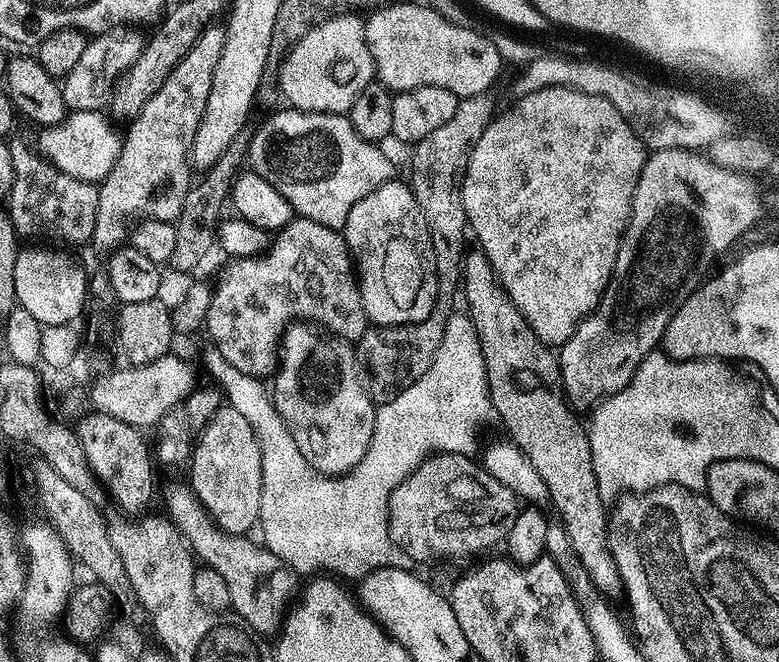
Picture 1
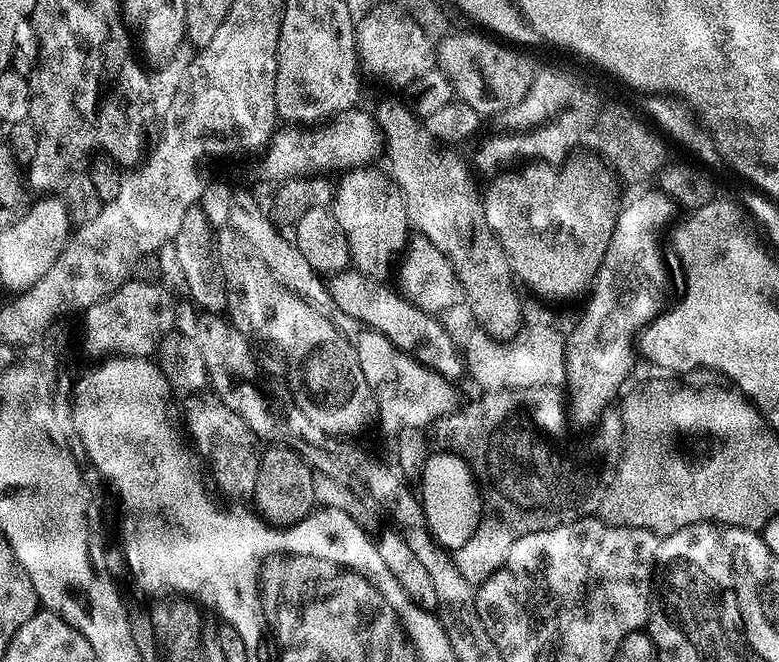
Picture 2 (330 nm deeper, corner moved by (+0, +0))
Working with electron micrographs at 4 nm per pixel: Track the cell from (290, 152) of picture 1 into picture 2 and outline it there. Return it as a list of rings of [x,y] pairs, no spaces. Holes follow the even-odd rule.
[[[365,166],[341,175],[339,177],[340,184],[338,180],[334,188],[330,211],[338,222],[342,234],[348,240],[351,267],[363,274],[363,276],[369,276],[371,280],[387,281],[389,279],[388,271],[391,268],[393,271],[394,261],[403,253],[410,239],[410,225],[400,188],[397,184],[392,183],[391,175],[387,171],[375,172],[374,169],[375,167]]]

